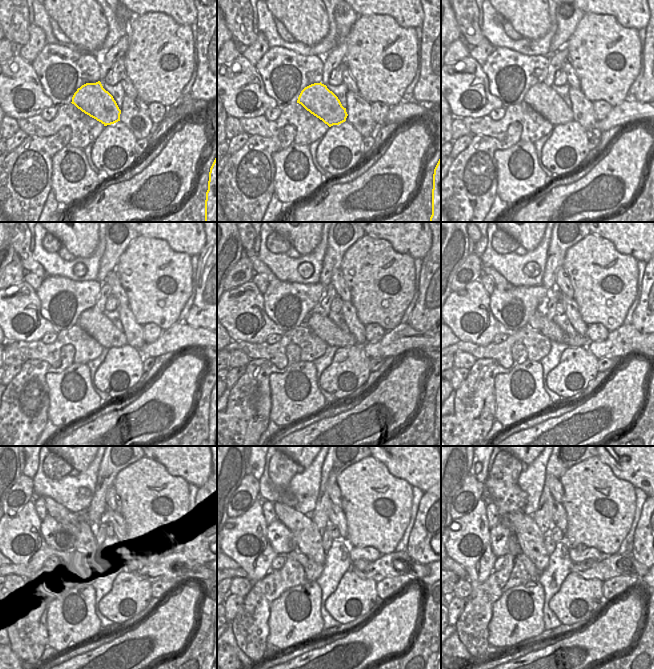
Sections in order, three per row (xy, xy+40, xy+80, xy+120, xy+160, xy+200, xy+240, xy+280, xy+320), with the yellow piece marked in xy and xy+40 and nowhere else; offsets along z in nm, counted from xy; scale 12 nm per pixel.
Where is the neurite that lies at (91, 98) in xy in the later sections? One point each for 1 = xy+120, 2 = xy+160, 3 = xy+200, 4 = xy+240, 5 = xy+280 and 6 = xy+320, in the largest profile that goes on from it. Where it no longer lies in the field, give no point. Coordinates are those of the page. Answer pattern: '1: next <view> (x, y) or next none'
1: next xy+120 (92, 321)
2: next xy+160 (321, 326)
3: next xy+200 (548, 328)
4: next xy+240 (133, 565)
5: next xy+280 (360, 564)
6: next xy+320 (588, 563)

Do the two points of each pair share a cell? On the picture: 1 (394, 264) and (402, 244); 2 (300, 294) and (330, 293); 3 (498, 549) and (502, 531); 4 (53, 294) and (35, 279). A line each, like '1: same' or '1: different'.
1: different
2: different
3: same
4: different

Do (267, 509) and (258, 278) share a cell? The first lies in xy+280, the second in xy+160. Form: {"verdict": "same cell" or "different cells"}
{"verdict": "same cell"}

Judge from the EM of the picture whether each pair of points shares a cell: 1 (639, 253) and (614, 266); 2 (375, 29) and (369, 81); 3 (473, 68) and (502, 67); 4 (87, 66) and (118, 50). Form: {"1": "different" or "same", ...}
{"1": "different", "2": "same", "3": "different", "4": "different"}

